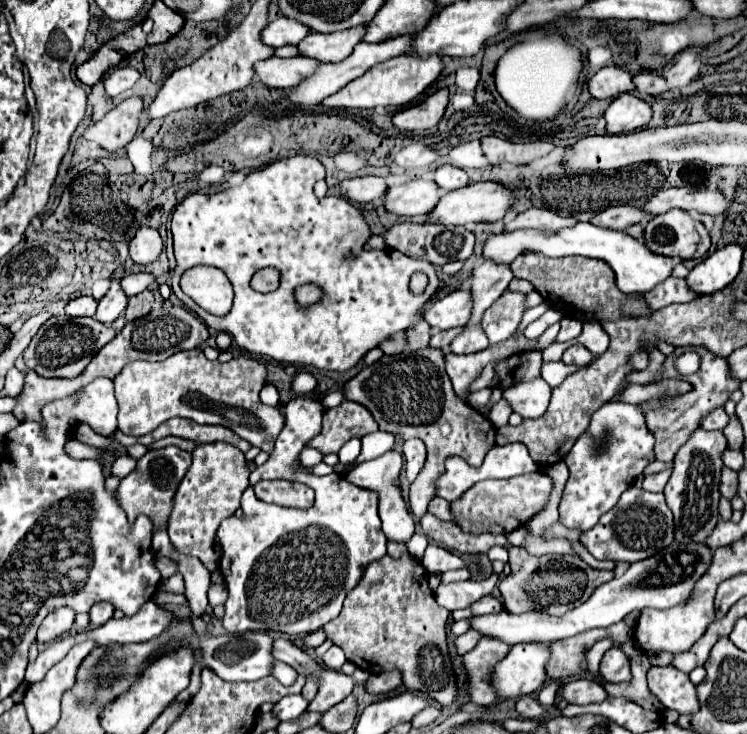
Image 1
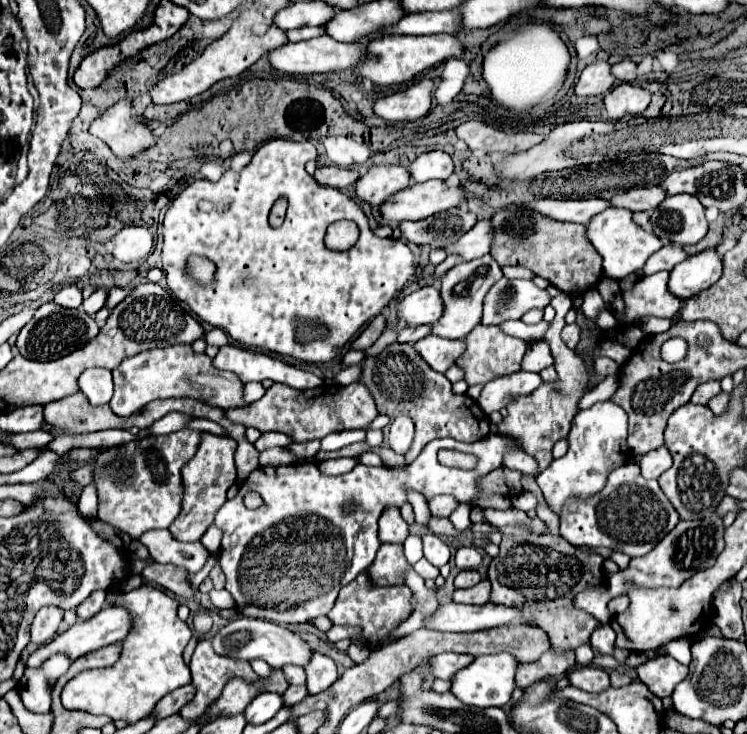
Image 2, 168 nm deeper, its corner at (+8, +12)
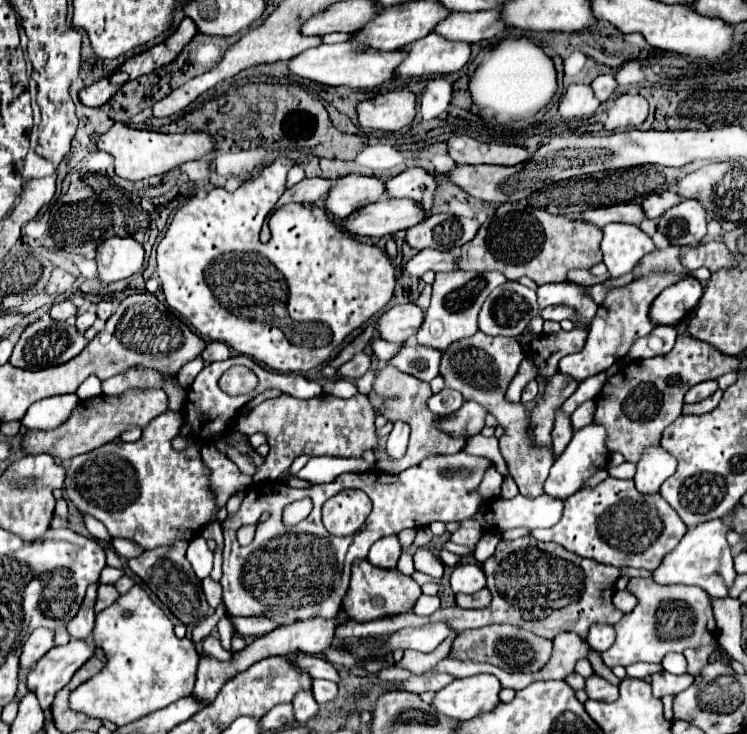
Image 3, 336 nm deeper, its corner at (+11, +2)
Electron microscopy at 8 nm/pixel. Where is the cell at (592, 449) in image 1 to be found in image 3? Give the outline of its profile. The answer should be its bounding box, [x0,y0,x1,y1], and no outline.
[544,422,610,500]

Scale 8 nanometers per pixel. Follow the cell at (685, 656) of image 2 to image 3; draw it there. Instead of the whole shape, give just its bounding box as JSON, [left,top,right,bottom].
[662,654,686,674]

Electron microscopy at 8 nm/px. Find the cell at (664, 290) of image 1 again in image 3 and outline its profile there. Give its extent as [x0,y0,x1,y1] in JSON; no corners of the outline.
[558,274,678,382]

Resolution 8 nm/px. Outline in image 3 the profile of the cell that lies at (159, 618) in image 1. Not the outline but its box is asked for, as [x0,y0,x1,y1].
[28,640,98,710]

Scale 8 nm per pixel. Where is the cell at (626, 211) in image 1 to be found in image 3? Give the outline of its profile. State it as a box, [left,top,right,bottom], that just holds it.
[642,192,682,218]

